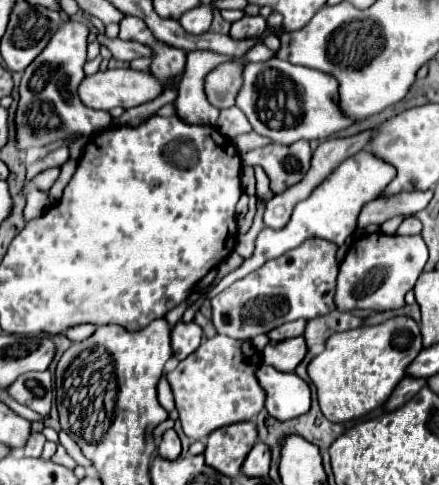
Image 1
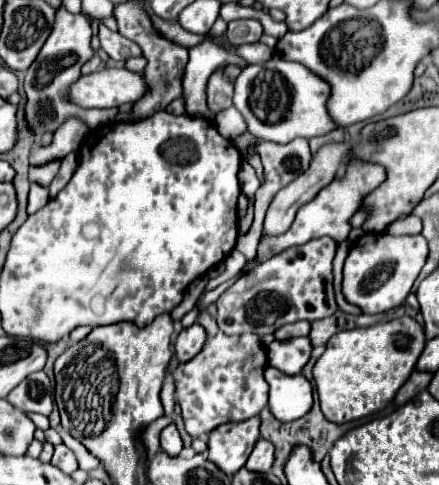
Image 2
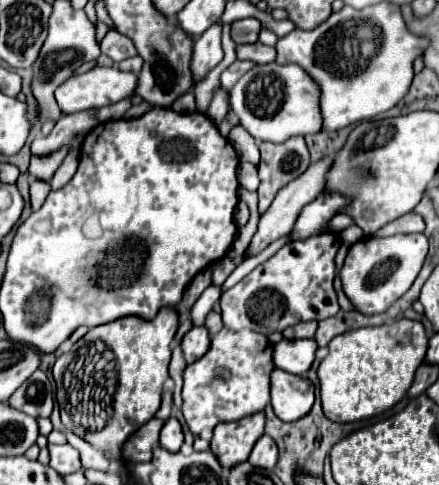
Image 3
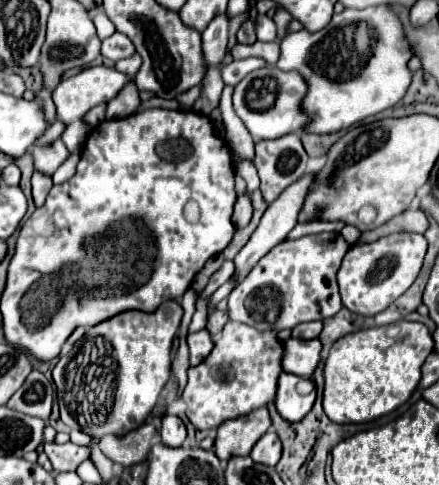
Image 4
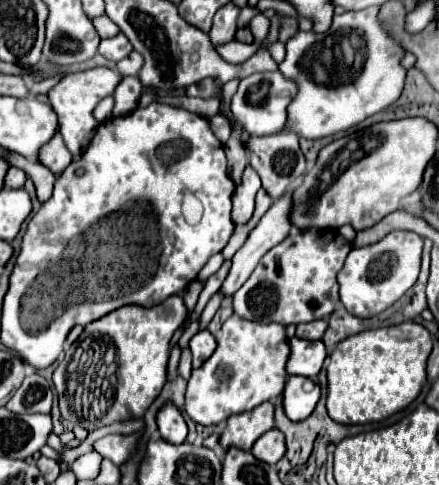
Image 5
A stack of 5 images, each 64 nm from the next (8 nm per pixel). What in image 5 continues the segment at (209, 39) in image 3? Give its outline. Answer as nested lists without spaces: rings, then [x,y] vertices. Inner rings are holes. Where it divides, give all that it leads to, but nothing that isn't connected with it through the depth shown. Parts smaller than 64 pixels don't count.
[[[232,2],[226,4],[224,8],[220,8],[220,12],[216,12],[214,22],[212,22],[212,28],[210,28],[210,32],[208,32],[210,42],[212,42],[214,48],[216,48],[216,46],[222,46],[222,44],[226,44],[228,40],[234,38],[238,12],[240,12],[240,10],[238,10]]]

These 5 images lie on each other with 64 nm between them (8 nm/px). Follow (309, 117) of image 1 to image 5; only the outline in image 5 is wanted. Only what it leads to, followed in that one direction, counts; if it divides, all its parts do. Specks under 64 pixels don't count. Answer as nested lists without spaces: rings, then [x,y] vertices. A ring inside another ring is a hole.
[[[280,70],[274,72],[256,72],[240,80],[240,86],[236,94],[232,96],[232,114],[238,118],[238,122],[246,128],[250,136],[270,136],[278,134],[286,128],[288,122],[288,104],[298,92],[298,84],[290,78],[284,78]]]

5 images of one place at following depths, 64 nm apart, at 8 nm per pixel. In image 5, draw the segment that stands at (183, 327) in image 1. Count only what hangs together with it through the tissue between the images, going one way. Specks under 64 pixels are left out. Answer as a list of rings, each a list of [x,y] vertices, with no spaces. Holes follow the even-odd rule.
[[[200,330],[192,340],[190,340],[190,350],[192,350],[192,368],[200,368],[208,356],[212,356],[216,348],[216,340],[208,330]]]

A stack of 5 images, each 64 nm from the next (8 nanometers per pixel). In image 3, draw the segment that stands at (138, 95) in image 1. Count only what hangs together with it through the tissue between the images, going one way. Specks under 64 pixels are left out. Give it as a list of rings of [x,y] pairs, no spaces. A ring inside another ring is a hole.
[[[96,66],[86,74],[76,74],[70,80],[66,80],[58,90],[56,90],[56,100],[62,108],[64,114],[68,112],[78,112],[78,110],[92,110],[92,108],[102,108],[108,104],[116,104],[120,100],[132,98],[138,86],[138,78],[132,72],[122,72],[116,66],[112,68],[102,68]]]

